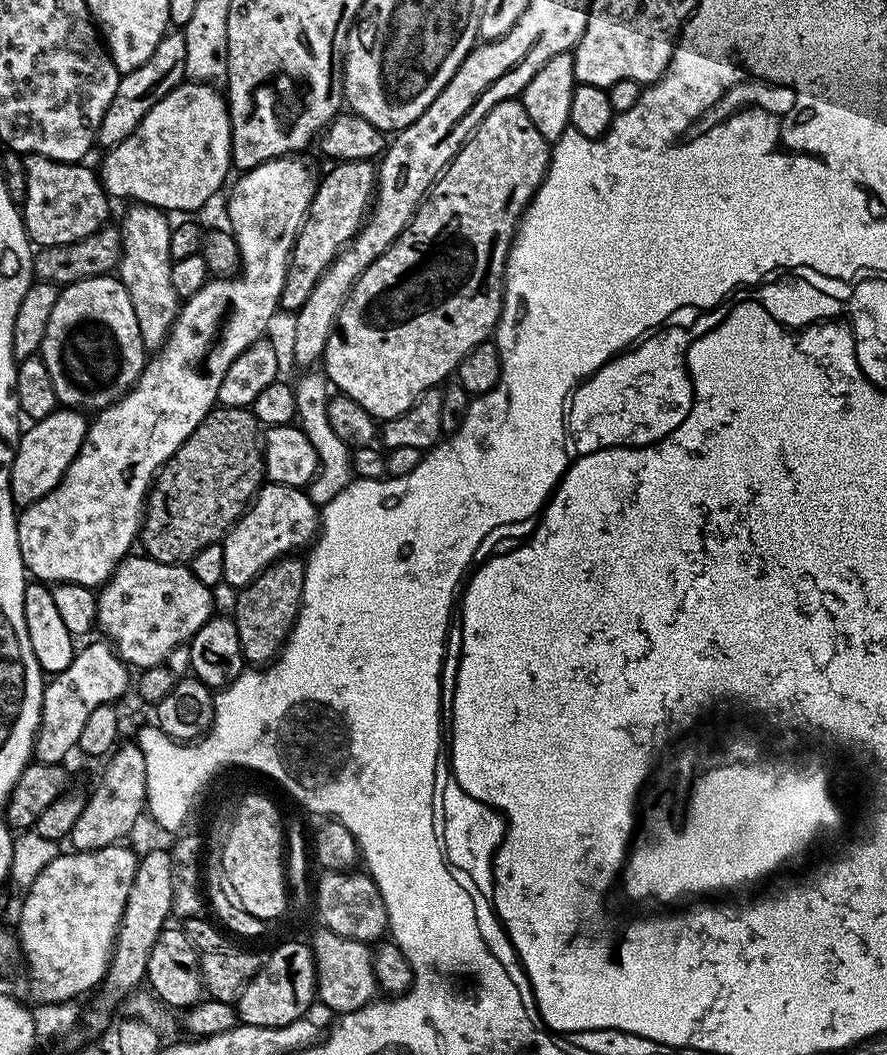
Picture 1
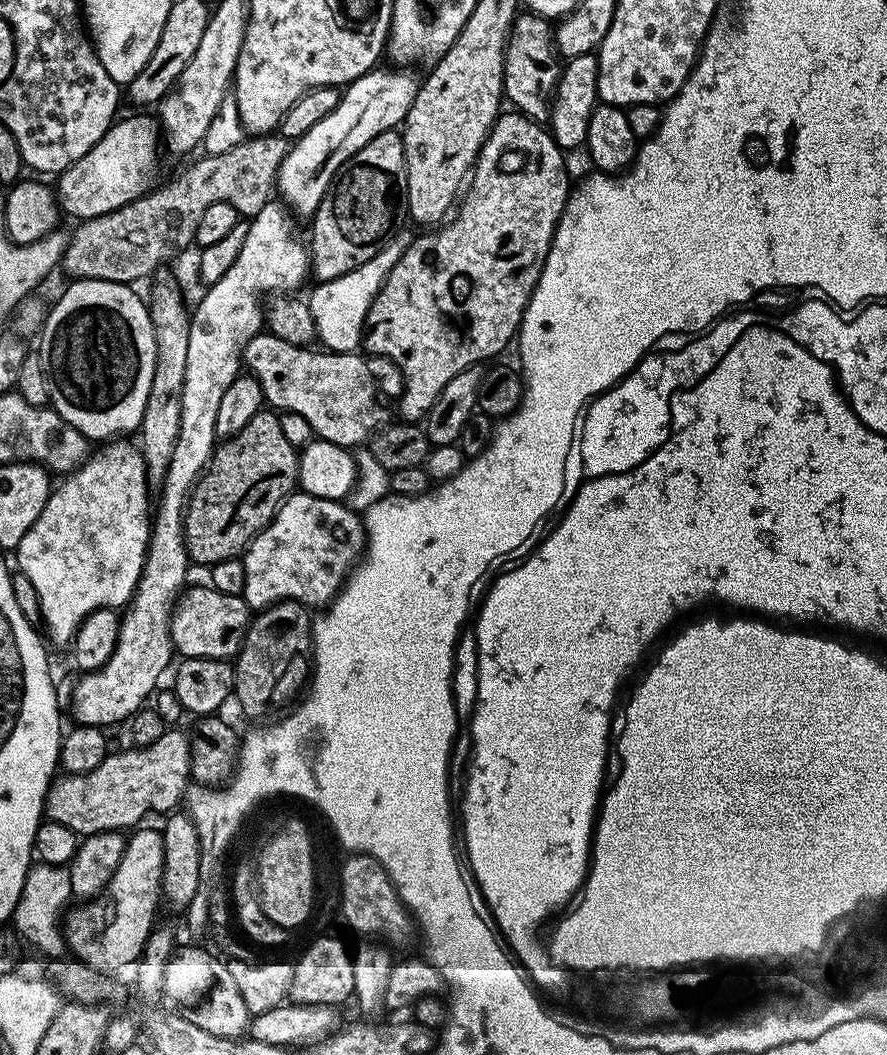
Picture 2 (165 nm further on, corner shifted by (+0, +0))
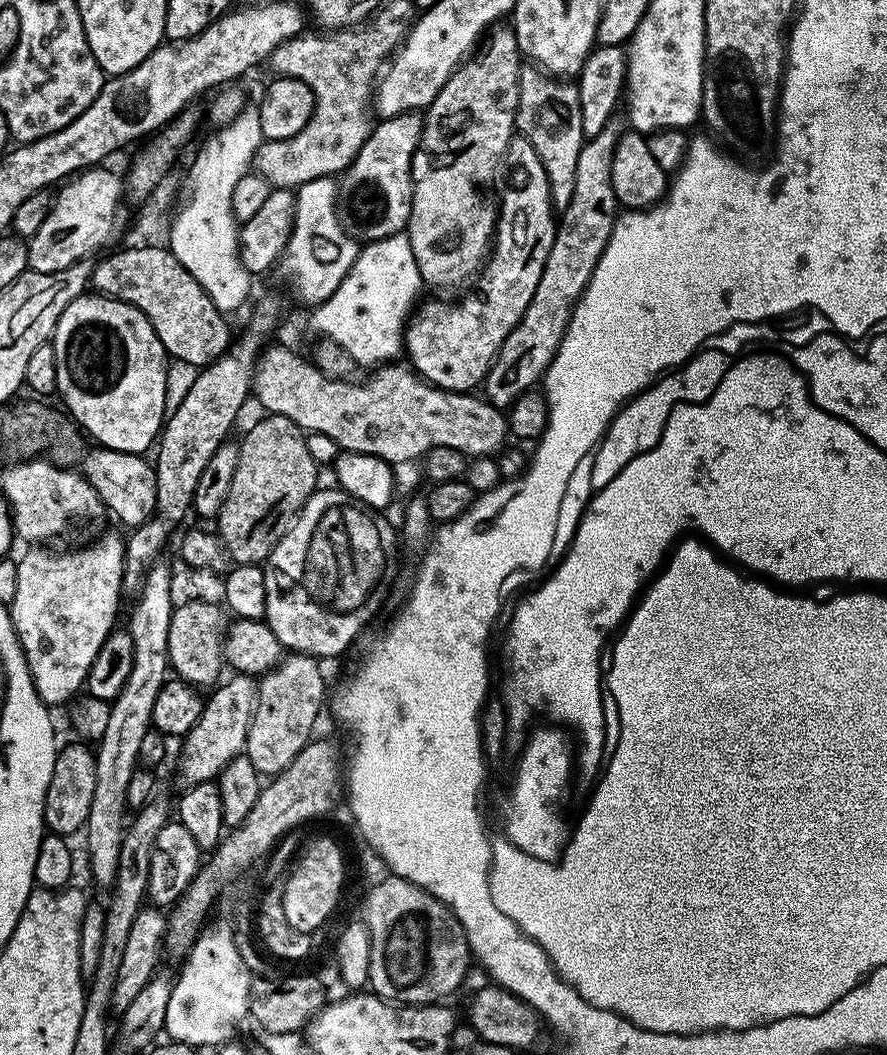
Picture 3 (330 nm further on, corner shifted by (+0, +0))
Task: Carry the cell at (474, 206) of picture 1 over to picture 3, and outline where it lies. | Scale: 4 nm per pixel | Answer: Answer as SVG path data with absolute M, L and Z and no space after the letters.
M513 135L508 143L506 164L512 167L508 172L508 189L498 200L494 243L475 281L476 289L465 291L457 304L447 304L444 298L421 303L411 313L404 329L402 348L412 359L411 367L429 384L445 388L447 392L468 394L475 389L472 388L475 384L476 387L483 385L496 351L506 334L514 330L526 306L530 306L530 298L534 298L538 278L542 278L550 246L556 237L558 220L538 150L530 146L526 137Z

